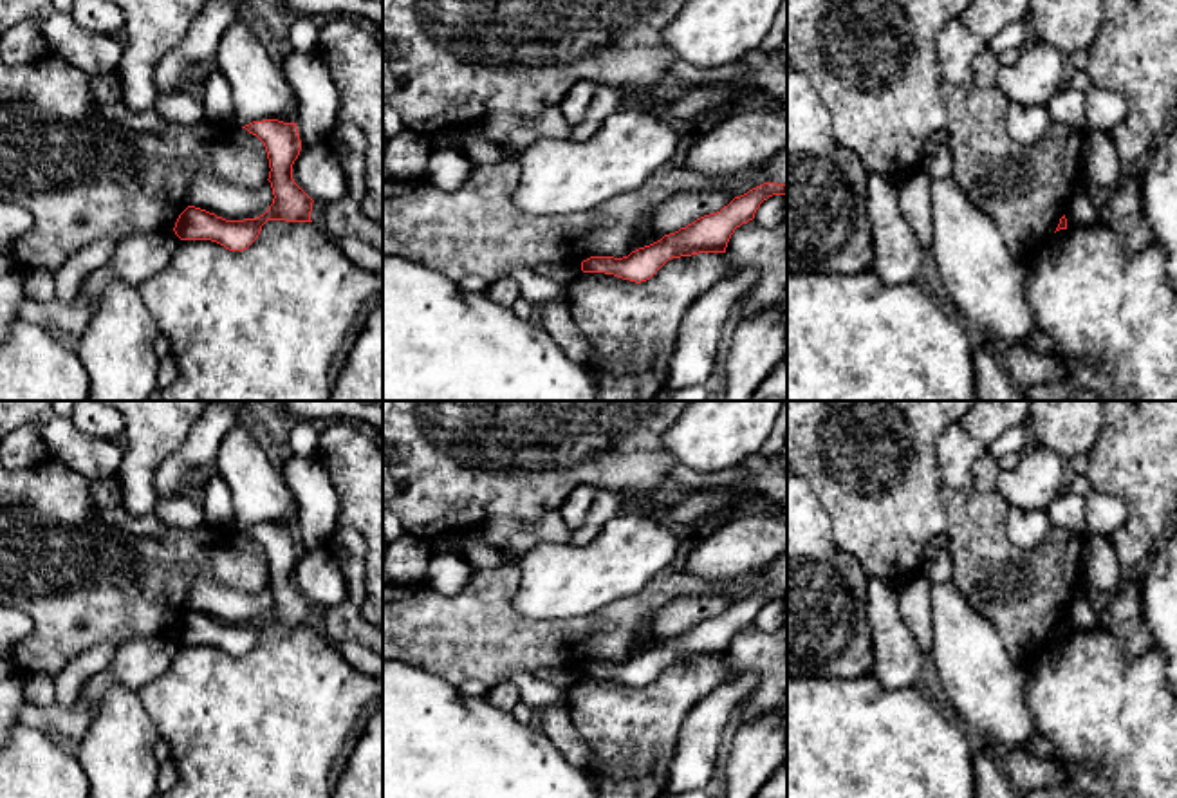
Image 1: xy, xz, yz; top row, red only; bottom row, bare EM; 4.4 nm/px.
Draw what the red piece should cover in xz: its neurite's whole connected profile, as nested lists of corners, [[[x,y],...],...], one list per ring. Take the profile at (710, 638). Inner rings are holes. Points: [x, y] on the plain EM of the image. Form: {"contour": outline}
{"contour": [[[764,587],[735,601],[717,617],[704,619],[661,645],[632,655],[628,661],[590,661],[581,666],[583,677],[605,677],[635,688],[650,684],[668,664],[699,657],[726,657],[737,632],[755,623],[756,614],[773,599],[785,599],[787,590]]]}

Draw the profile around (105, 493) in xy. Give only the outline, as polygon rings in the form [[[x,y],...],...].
[[[117,478],[92,480],[90,495],[99,511],[107,507],[116,507],[123,500]]]

